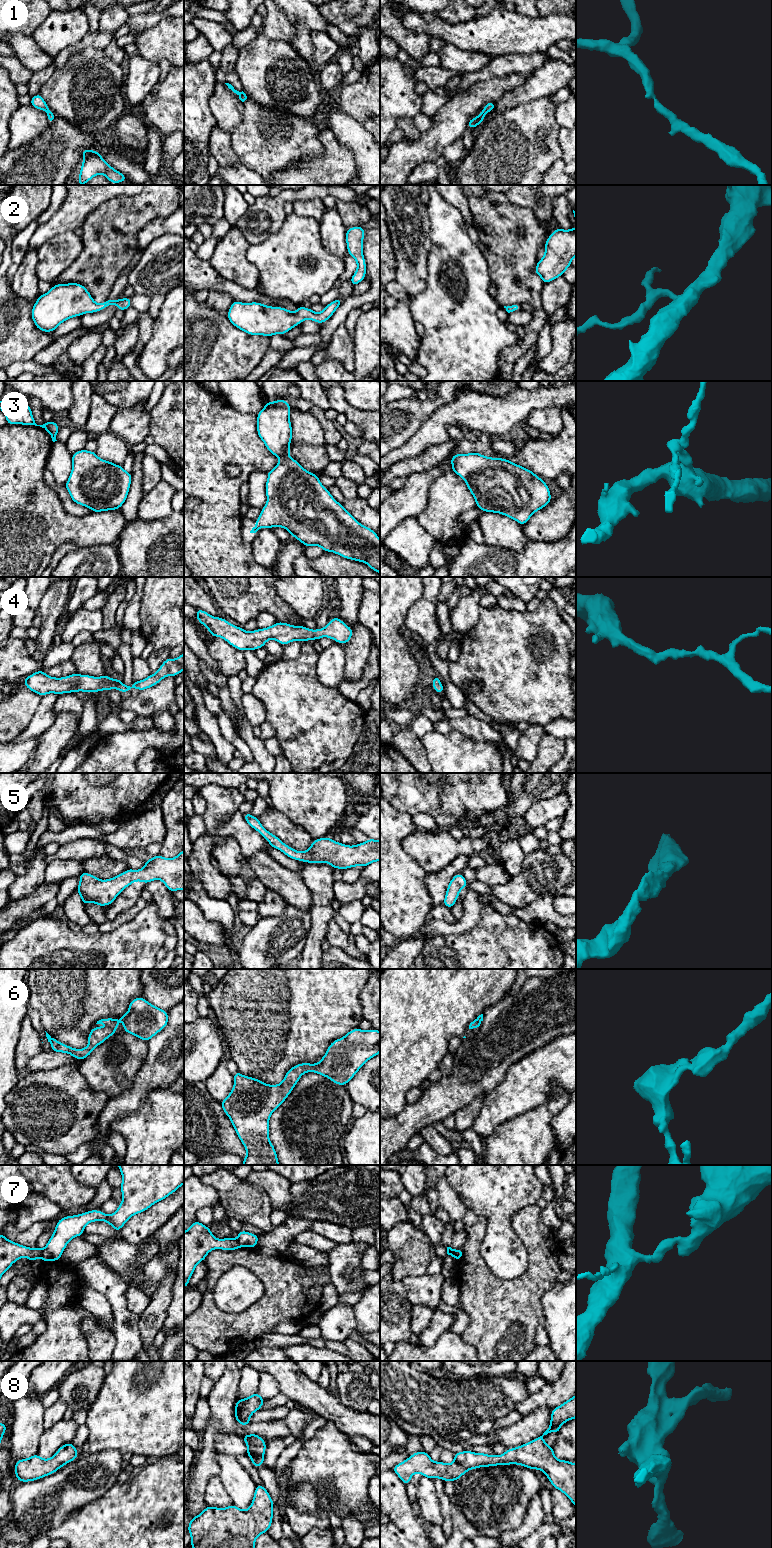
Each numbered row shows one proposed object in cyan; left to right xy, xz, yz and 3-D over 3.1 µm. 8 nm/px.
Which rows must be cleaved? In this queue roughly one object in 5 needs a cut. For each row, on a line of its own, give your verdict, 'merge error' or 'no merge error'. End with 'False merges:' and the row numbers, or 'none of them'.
1: no merge error
2: no merge error
3: no merge error
4: no merge error
5: no merge error
6: no merge error
7: merge error
8: no merge error
False merges: 7

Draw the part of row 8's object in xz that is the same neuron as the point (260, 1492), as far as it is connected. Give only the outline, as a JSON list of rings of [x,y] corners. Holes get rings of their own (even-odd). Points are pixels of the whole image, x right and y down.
[[[257,1485],[253,1501],[247,1510],[234,1504],[226,1508],[207,1506],[201,1514],[190,1520],[187,1530],[192,1548],[255,1548],[260,1534],[267,1533],[272,1525],[274,1503],[263,1485]]]

